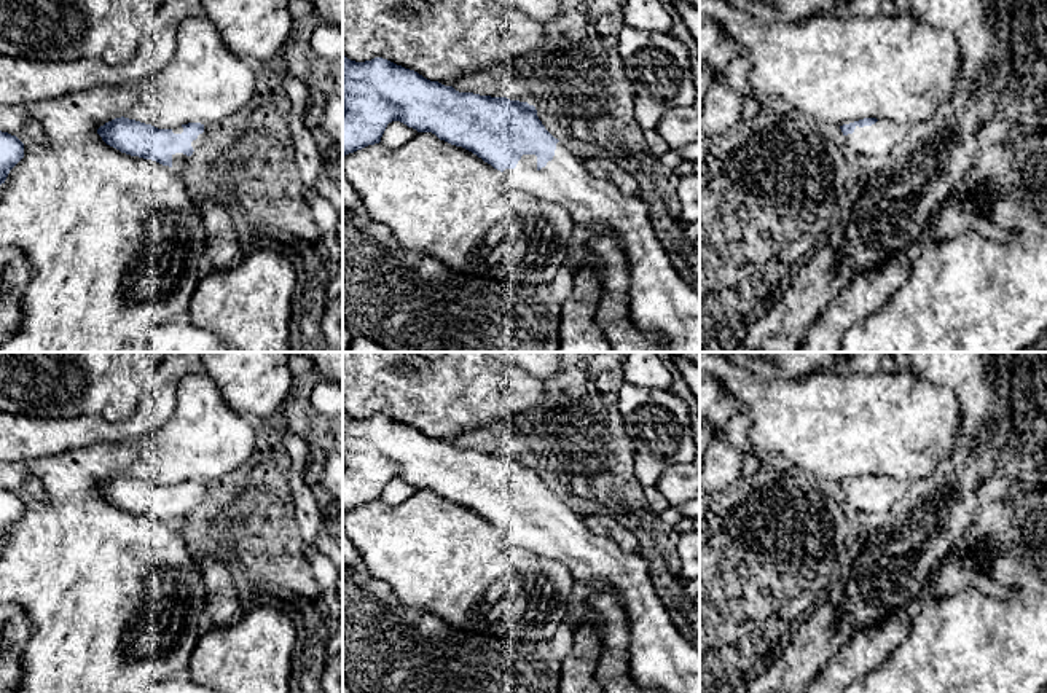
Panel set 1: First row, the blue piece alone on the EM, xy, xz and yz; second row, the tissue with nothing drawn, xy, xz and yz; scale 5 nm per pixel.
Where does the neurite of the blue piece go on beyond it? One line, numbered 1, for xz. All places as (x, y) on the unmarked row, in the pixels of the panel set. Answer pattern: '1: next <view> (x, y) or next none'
1: next xz (660, 657)

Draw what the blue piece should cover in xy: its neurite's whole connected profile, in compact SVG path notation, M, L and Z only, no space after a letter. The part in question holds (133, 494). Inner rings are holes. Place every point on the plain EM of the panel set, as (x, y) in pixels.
M115 475L97 486L102 497L121 510L182 526L194 507L201 505L210 481L188 480L174 486L158 486L129 475Z

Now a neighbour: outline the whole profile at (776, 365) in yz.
M744 352L716 354L720 354L733 365L749 370L757 382L802 379L829 368L833 362L833 352L762 352L763 355L757 358L747 357Z

